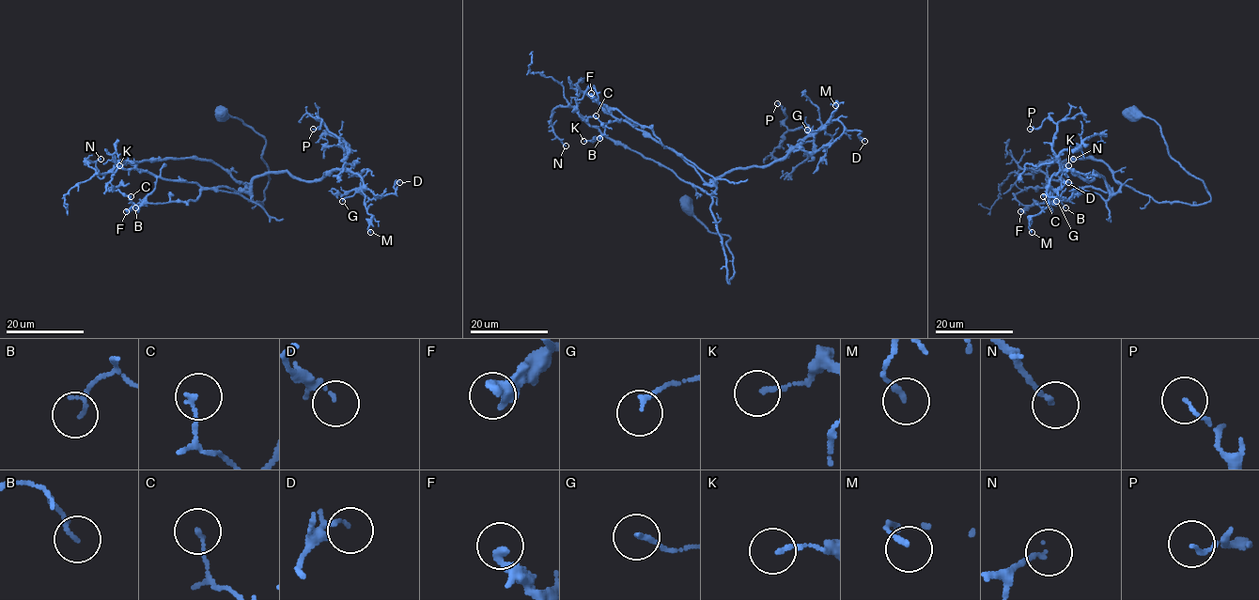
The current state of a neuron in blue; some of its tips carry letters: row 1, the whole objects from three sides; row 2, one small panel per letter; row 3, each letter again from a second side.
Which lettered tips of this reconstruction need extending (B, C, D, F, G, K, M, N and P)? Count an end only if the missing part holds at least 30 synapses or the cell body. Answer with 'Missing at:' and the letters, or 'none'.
Missing at: none

